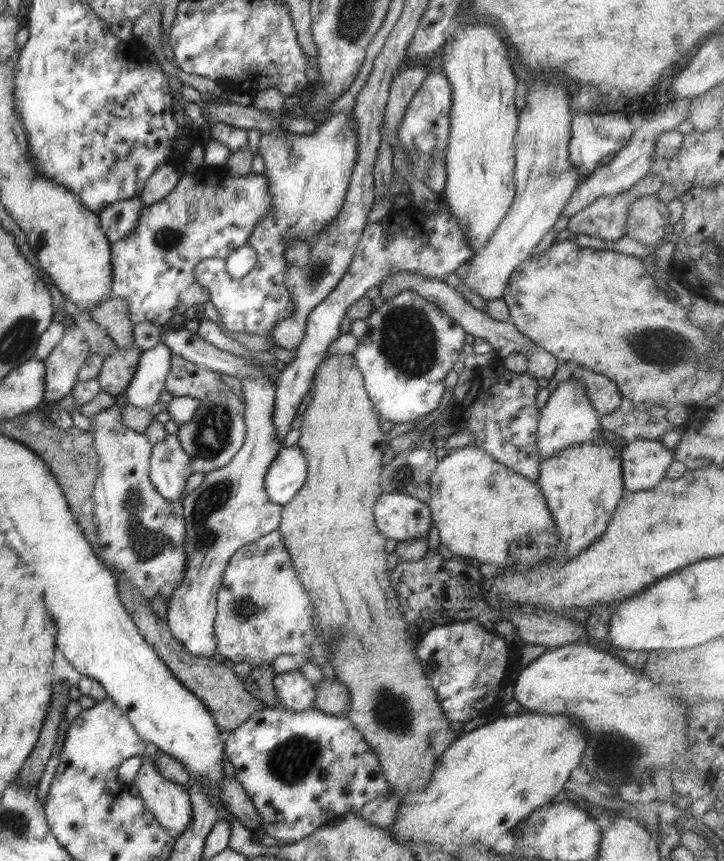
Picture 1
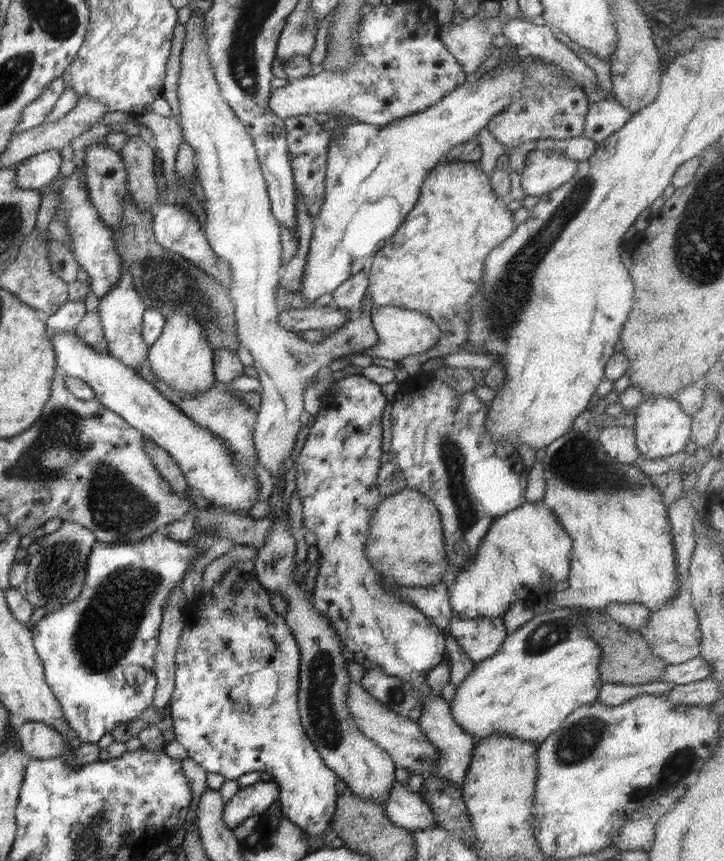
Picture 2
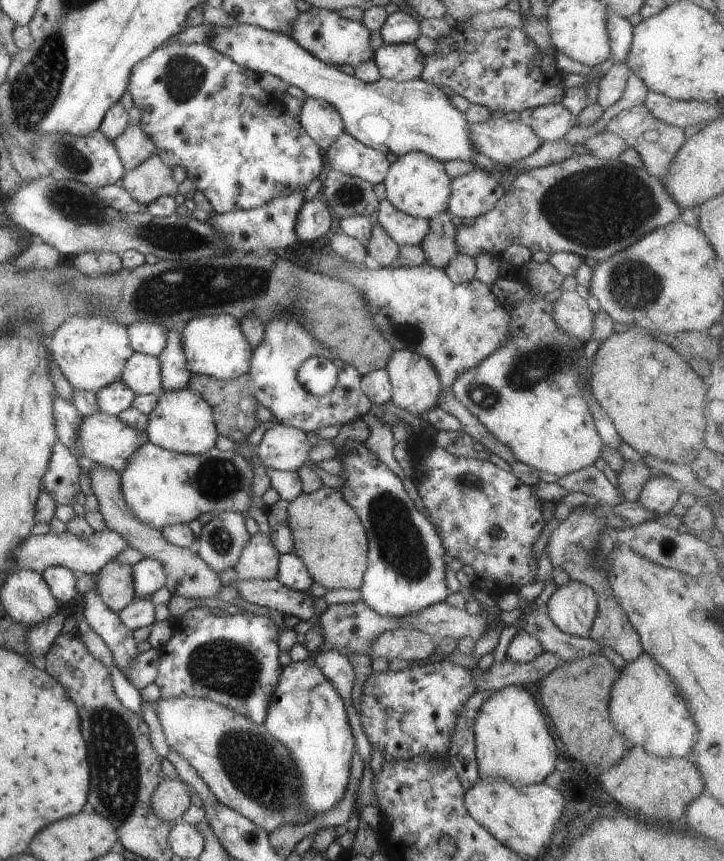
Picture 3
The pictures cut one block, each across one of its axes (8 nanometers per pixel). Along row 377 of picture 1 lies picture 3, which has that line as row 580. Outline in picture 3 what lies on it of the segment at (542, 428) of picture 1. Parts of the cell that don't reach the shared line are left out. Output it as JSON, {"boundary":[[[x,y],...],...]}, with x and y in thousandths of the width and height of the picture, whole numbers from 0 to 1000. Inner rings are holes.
{"boundary":[[[787,674],[782,681],[771,681],[750,706],[776,734],[809,741],[815,739],[826,705],[827,697],[818,683]]]}

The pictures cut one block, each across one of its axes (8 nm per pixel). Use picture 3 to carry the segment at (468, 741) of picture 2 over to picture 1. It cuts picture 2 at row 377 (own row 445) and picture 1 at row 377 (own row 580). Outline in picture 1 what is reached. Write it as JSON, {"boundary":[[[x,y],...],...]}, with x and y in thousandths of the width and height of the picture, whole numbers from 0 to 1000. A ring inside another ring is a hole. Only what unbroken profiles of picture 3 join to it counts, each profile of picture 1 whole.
{"boundary":[[[558,337],[532,348],[529,357],[515,360],[504,373],[508,386],[501,395],[496,395],[488,413],[492,426],[501,436],[506,455],[528,488],[555,492],[583,485],[601,476],[616,455],[613,439],[640,411],[638,402],[648,396],[641,381],[616,361],[604,358],[569,337]]]}

